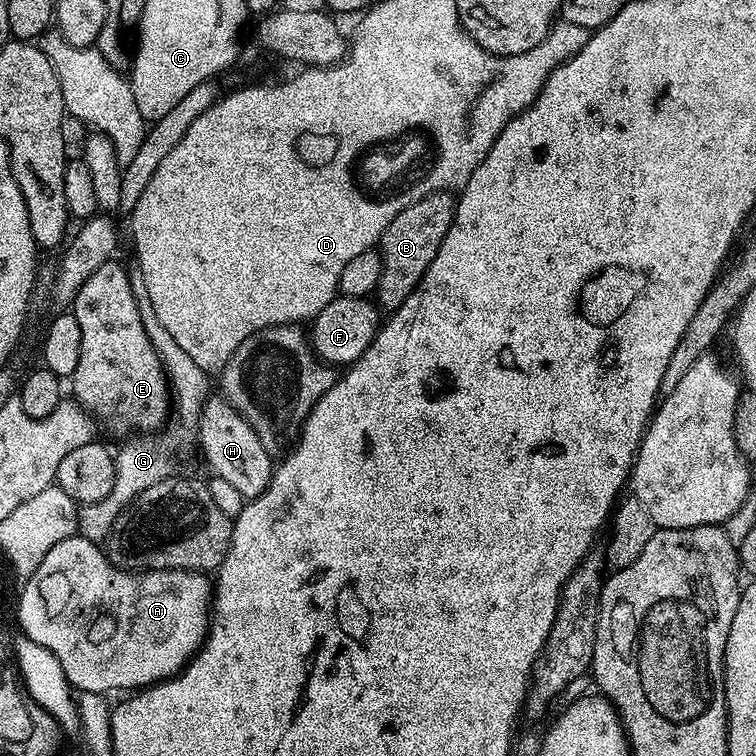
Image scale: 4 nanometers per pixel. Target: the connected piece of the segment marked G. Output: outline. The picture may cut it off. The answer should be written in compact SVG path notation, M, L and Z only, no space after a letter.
M163 431L138 432L129 435L127 440L114 454L115 466L114 486L111 494L95 504L85 504L79 509L78 532L90 541L103 543L112 529L120 512L136 500L138 494L158 482L171 479L177 473L178 454L182 448L182 440L178 436L164 436Z

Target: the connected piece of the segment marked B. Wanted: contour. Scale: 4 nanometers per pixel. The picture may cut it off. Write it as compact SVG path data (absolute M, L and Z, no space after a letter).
M451 191L431 192L420 200L413 200L410 206L396 215L390 226L386 226L378 245L381 270L374 293L381 309L400 308L402 302L410 298L418 282L422 282L422 274L426 274L430 262L434 262L438 246L442 246L442 238L446 238L446 230L450 230L450 222L456 213L456 201L457 197Z

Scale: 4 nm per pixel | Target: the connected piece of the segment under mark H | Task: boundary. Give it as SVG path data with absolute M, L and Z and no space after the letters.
M219 394L209 395L198 425L200 448L204 451L204 460L208 463L212 476L226 478L226 482L232 483L244 495L245 501L253 500L258 494L262 494L262 490L266 490L266 486L270 486L274 458L268 453L266 446L258 442L258 434L254 434L250 422L246 422L246 418L242 418L242 414L234 410L228 400Z

